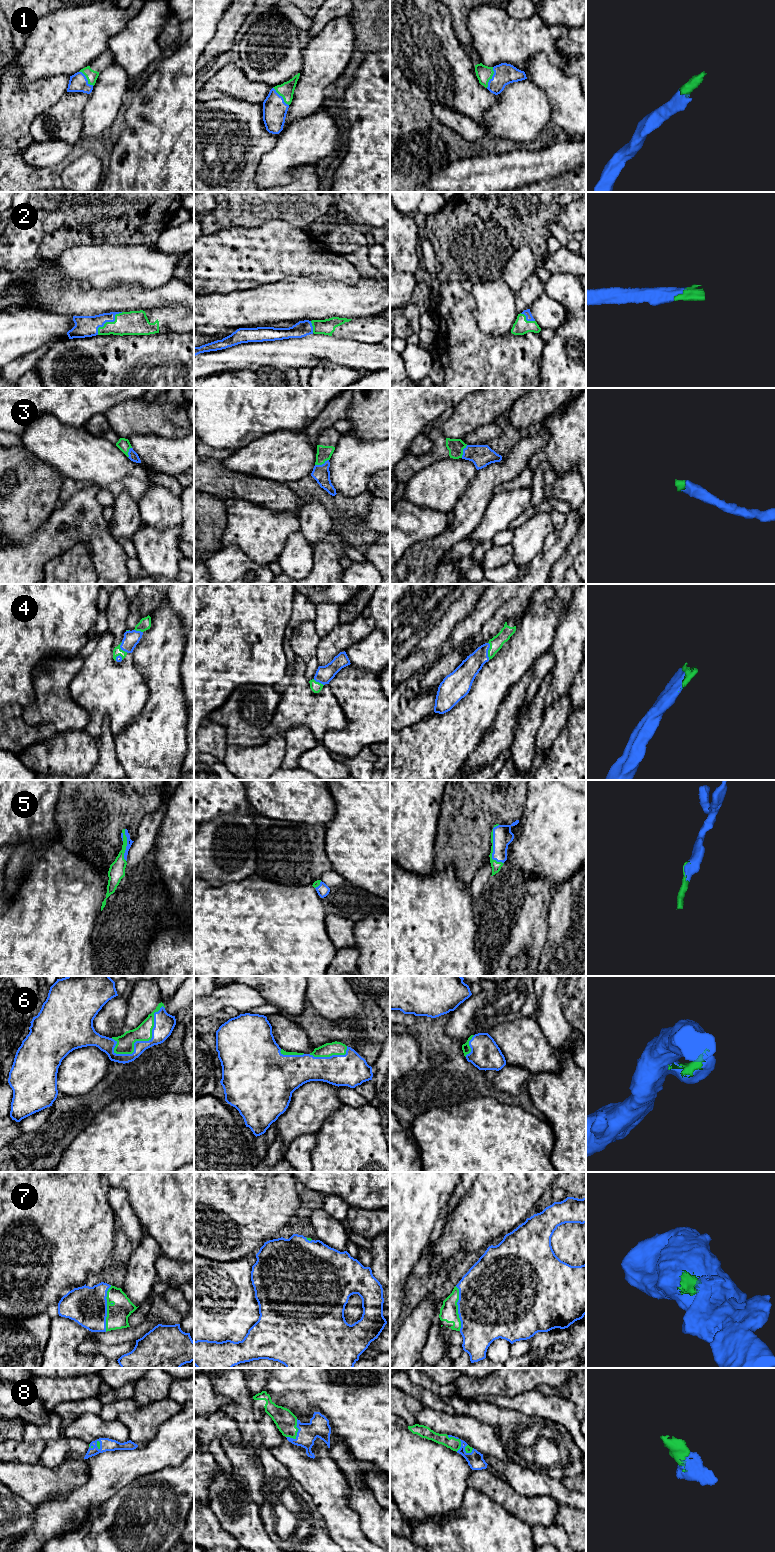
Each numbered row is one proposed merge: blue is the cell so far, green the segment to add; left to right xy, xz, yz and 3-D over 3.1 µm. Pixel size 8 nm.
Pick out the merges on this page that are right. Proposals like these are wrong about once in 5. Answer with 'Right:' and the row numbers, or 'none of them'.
Right: 1, 2, 3, 4, 5, 6, 7, 8

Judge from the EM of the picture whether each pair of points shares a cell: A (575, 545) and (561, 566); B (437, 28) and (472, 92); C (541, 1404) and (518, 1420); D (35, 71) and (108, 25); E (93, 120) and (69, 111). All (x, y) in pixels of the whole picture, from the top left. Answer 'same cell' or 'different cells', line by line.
A: same cell
B: same cell
C: different cells
D: same cell
E: different cells

